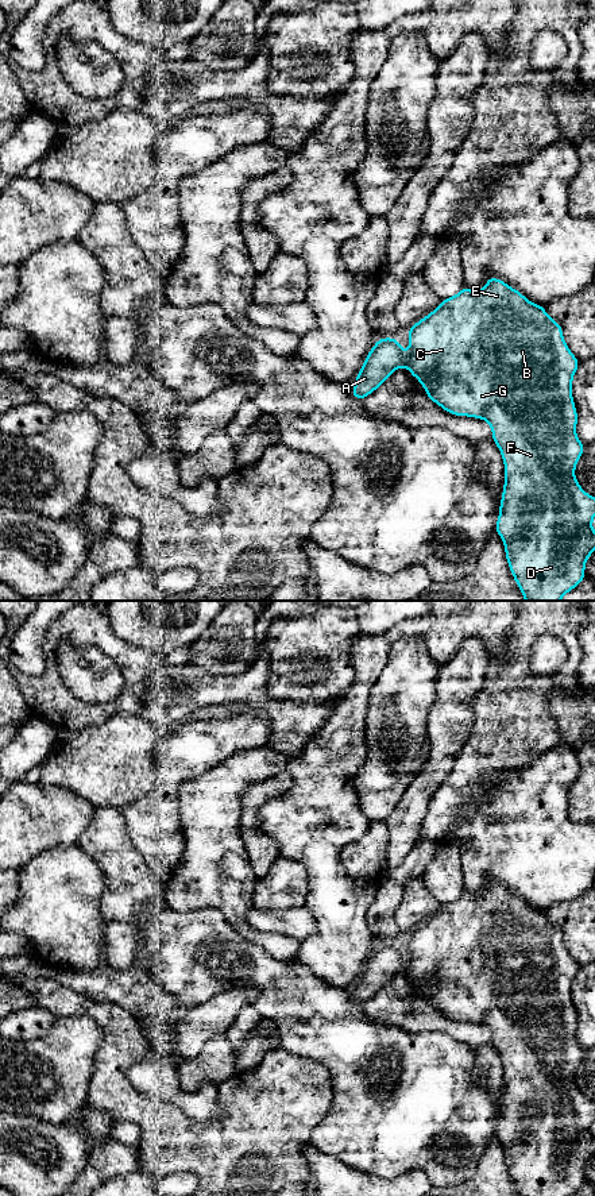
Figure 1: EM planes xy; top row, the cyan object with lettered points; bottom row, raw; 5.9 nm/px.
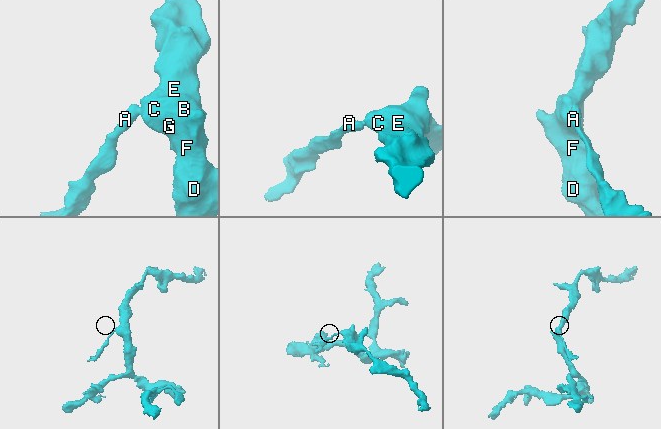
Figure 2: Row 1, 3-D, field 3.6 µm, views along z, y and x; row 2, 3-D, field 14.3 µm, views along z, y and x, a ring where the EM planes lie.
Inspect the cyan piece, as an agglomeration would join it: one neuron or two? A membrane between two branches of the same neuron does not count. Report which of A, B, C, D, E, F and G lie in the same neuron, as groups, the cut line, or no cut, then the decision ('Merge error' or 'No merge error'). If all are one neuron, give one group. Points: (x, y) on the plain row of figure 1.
Groups: A / B C D E F G. Split along xy (404, 959), (405, 967). Merge error

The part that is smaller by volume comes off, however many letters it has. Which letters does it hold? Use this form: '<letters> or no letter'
A

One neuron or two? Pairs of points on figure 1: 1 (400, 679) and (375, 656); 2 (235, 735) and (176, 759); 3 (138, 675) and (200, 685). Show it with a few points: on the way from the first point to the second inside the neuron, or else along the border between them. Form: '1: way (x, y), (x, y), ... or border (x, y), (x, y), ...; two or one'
1: border (391, 645), (387, 654), (387, 663), (370, 694); two
2: way (220, 737), (190, 749); one
3: way (153, 682), (185, 682); one

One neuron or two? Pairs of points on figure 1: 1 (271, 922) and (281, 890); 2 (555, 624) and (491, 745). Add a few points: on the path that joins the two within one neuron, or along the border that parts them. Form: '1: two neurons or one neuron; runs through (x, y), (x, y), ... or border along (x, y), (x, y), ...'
1: two neurons; border along (252, 905), (258, 909), (296, 909), (304, 906)
2: one neuron; runs through (521, 644), (512, 666), (512, 712)

